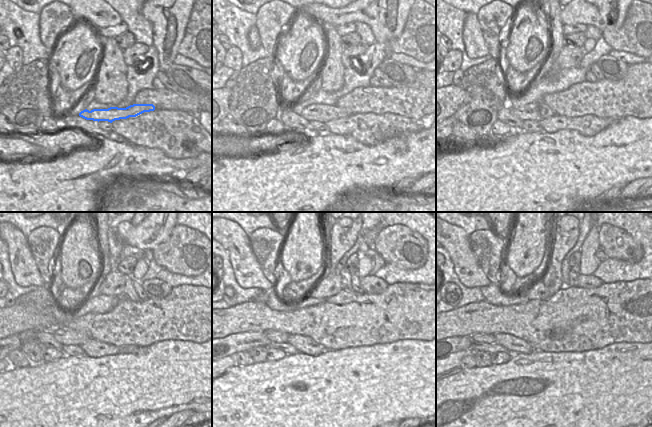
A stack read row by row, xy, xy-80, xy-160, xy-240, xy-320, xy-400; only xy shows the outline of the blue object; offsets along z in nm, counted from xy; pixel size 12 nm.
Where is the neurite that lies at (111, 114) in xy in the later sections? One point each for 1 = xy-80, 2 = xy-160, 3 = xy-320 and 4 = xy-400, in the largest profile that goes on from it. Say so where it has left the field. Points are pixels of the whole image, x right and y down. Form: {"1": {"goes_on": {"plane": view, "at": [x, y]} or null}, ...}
{"1": {"goes_on": {"plane": "xy-80", "at": [324, 113]}}, "2": {"goes_on": {"plane": "xy-160", "at": [538, 111]}}, "3": {"goes_on": {"plane": "xy-320", "at": [274, 336]}}, "4": {"goes_on": {"plane": "xy-400", "at": [476, 337]}}}

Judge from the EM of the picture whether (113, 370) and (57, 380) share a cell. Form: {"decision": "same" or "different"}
{"decision": "same"}

